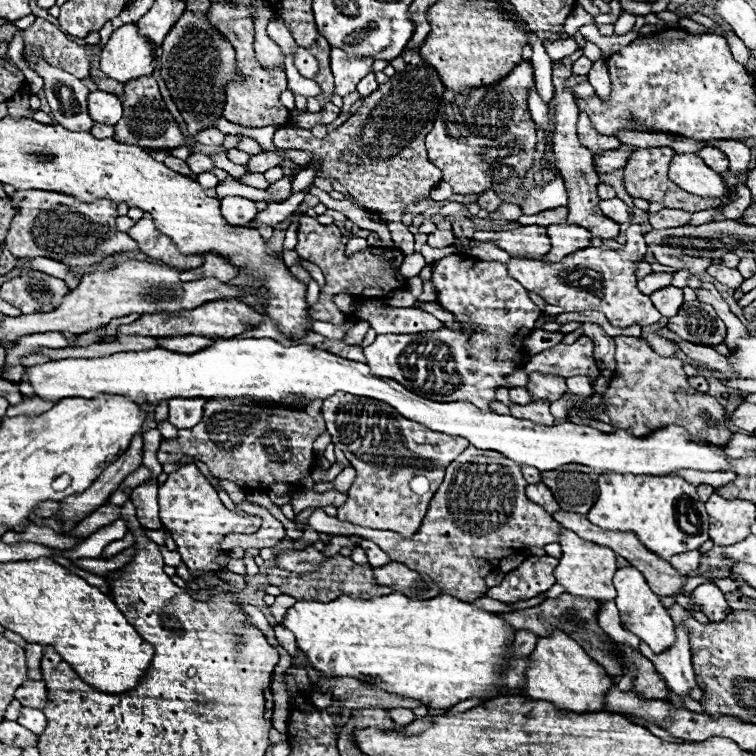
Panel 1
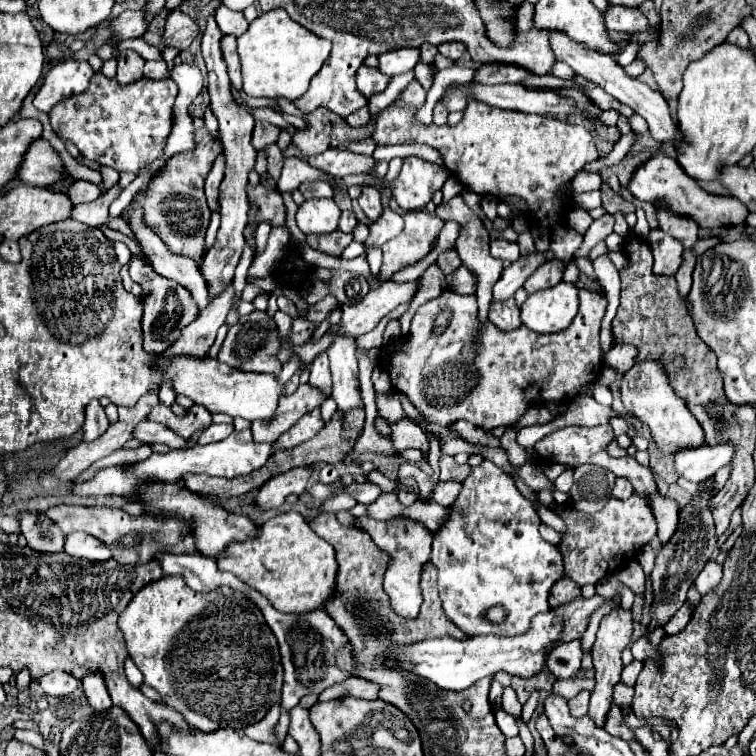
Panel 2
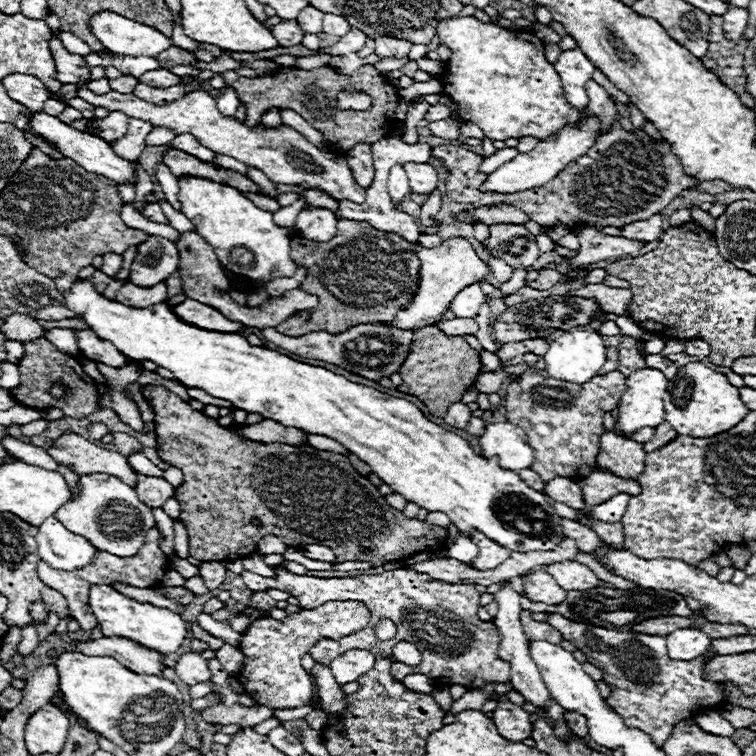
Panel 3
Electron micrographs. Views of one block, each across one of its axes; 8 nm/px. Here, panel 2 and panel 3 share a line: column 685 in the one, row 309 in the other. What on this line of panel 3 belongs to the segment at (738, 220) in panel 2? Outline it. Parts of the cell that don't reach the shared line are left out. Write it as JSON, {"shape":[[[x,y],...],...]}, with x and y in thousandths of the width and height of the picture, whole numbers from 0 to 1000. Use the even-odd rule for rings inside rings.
{"shape":[[[246,394],[243,399],[238,399],[228,410],[246,429],[265,431],[265,434],[272,434],[272,437],[315,439],[317,431],[320,431],[320,429],[310,429],[307,423],[299,423],[299,418],[294,418],[288,410],[283,410],[283,407],[272,405],[272,402],[262,402],[259,397],[251,397],[251,394]]]}

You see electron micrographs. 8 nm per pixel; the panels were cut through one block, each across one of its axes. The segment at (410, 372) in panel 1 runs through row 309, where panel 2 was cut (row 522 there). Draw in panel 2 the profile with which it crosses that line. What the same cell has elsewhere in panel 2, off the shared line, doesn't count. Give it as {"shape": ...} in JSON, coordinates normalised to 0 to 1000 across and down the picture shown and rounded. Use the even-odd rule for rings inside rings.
{"shape":[[[640,608],[614,632],[611,648],[593,675],[593,688],[577,704],[571,720],[571,743],[579,751],[579,783],[587,812],[619,841],[659,839],[677,844],[680,839],[693,839],[706,812],[728,807],[725,783],[743,765],[741,728],[712,706],[714,685],[706,669],[690,659],[680,635],[667,622]]]}

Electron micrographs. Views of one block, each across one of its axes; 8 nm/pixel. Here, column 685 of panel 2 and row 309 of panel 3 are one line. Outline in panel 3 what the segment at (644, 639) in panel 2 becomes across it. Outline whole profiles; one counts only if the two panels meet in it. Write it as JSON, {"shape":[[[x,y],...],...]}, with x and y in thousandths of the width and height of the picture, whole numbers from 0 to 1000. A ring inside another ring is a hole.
{"shape":[[[728,392],[728,394],[714,394],[714,397],[696,397],[690,402],[675,405],[667,415],[661,415],[653,429],[653,439],[656,439],[656,450],[664,455],[688,452],[688,450],[698,450],[698,447],[725,444],[725,439],[722,439],[725,434],[751,437],[759,431],[772,431],[780,426],[780,418],[786,413],[796,413],[796,407],[788,402],[786,394]]]}

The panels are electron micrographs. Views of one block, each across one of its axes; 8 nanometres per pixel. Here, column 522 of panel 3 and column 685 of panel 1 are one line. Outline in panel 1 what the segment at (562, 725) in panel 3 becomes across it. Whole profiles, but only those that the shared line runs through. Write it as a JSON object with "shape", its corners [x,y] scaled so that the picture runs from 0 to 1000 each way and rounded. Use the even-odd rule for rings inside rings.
{"shape":[[[897,828],[894,839],[897,839],[897,849],[876,865],[866,866],[858,854],[849,848],[847,849],[845,861],[861,873],[868,881],[868,886],[881,897],[881,905],[892,918],[910,921],[913,913],[923,907],[918,886],[915,886],[915,876],[913,876],[915,862],[913,862],[910,839],[907,839],[905,828]]]}

